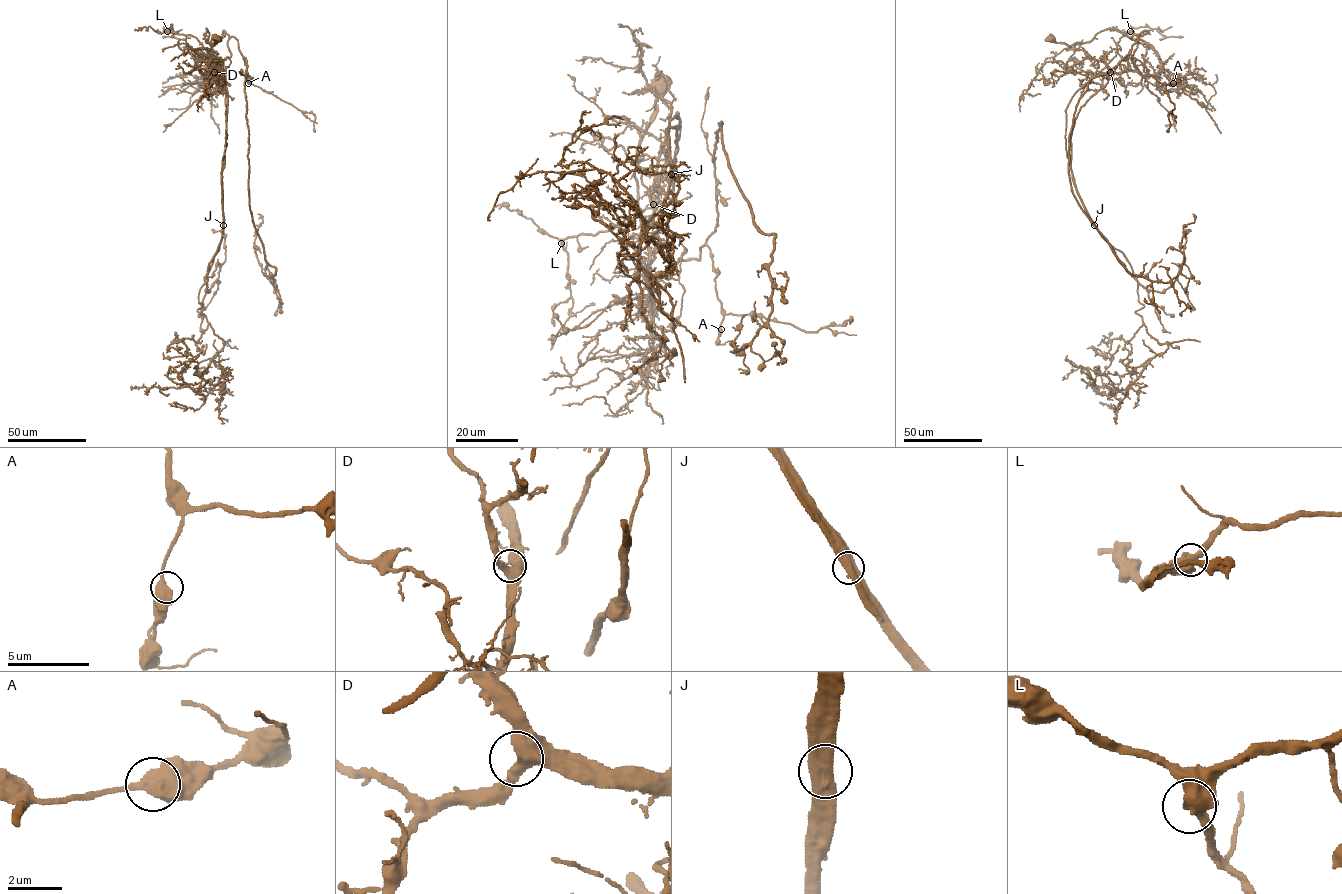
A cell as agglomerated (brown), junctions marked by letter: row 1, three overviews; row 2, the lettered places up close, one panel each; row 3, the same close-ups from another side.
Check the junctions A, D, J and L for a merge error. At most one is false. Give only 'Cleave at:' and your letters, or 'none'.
Cleave at: J

